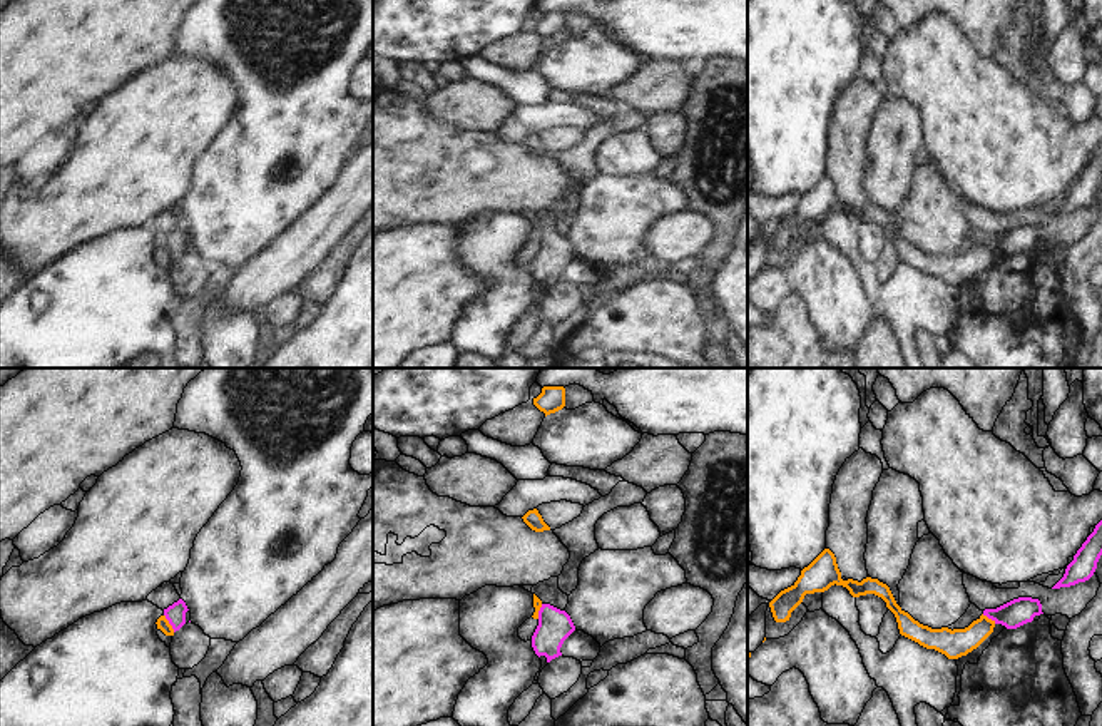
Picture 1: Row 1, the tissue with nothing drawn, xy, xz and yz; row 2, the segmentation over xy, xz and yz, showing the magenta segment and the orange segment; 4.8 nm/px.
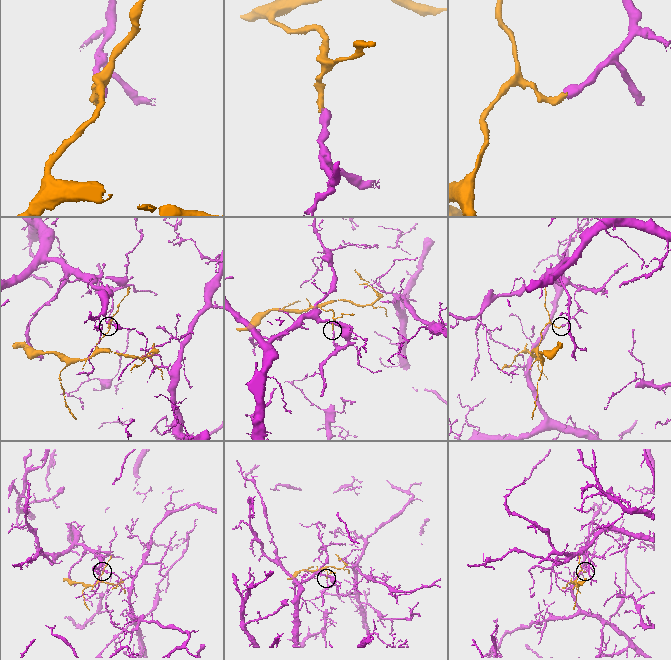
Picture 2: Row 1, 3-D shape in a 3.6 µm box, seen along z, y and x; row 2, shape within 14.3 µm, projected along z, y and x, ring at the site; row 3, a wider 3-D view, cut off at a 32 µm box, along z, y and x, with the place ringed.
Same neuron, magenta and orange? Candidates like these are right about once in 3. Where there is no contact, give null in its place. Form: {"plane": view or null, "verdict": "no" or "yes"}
{"plane": "xy", "verdict": "no"}

